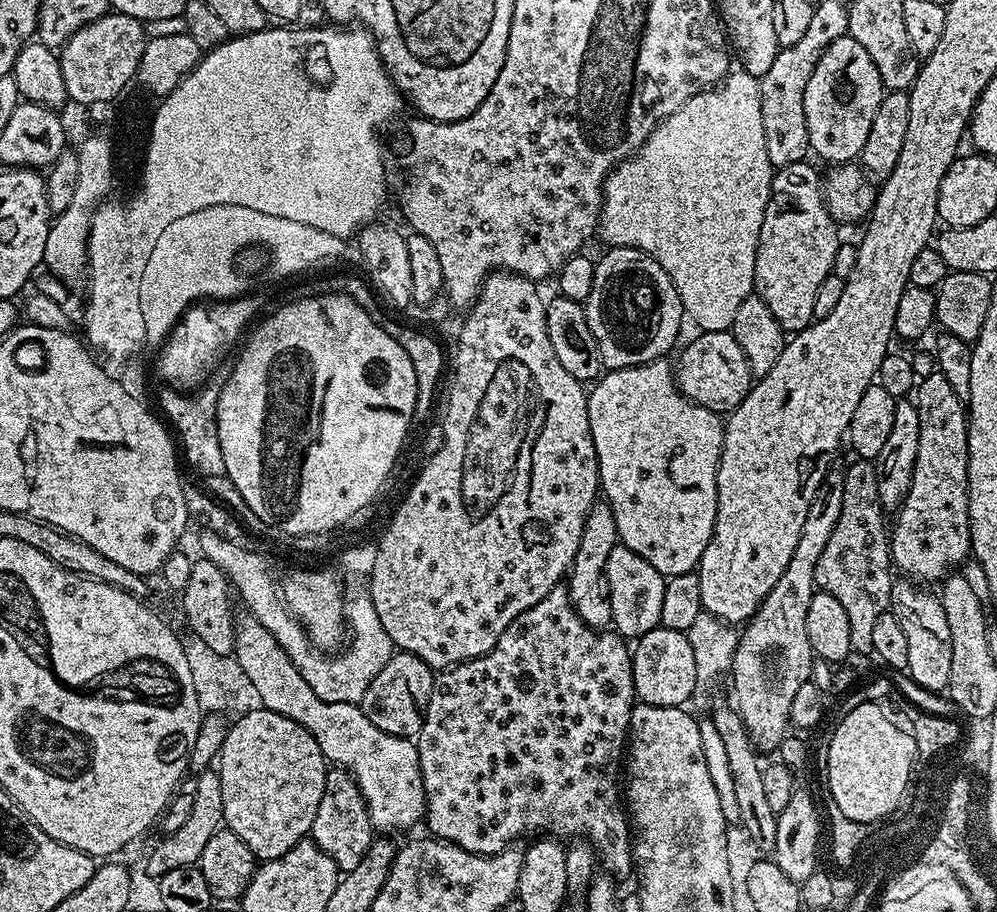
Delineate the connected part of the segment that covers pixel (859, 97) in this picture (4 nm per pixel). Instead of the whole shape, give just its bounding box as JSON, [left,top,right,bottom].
[806,36,886,165]

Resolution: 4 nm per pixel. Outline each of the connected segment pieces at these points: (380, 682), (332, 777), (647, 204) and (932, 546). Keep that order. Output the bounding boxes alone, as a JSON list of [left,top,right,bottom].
[[359,651,433,738],[310,767,374,873],[598,70,773,332],[890,371,972,582]]

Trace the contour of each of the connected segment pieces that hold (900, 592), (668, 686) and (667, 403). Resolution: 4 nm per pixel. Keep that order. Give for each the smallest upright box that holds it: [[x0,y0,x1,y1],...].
[[890,582,954,693],[630,626,696,708],[588,358,725,578]]

